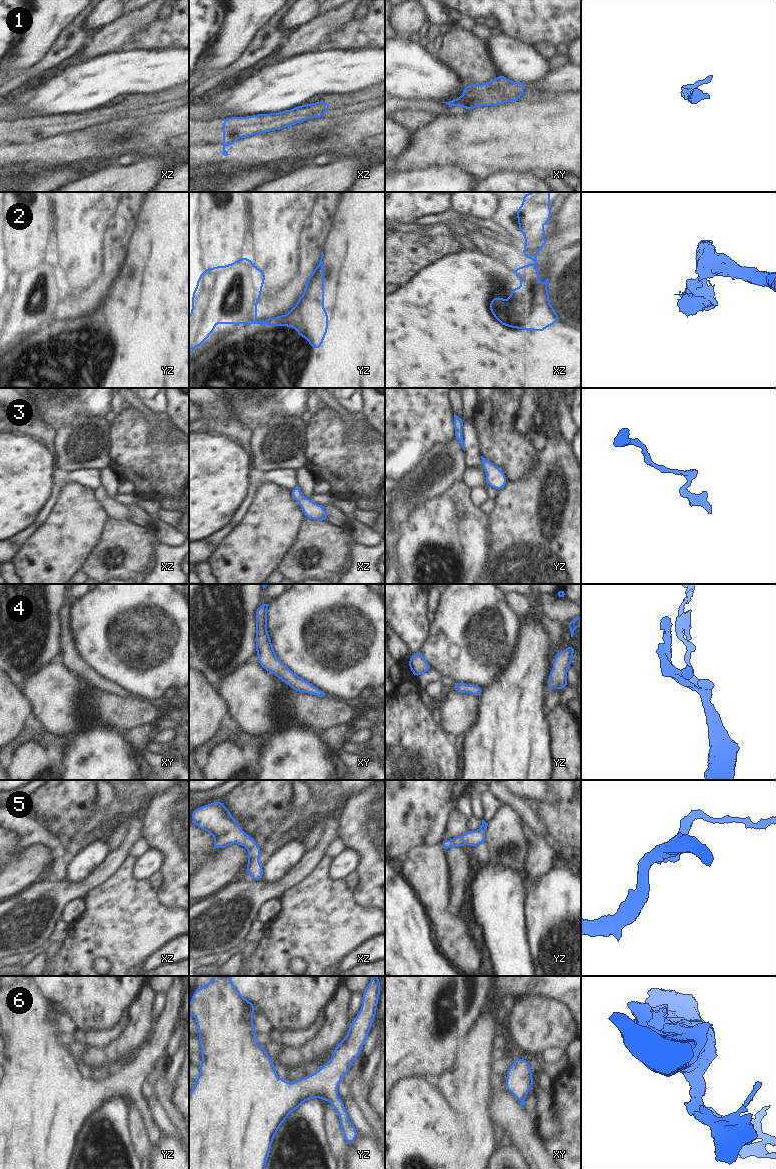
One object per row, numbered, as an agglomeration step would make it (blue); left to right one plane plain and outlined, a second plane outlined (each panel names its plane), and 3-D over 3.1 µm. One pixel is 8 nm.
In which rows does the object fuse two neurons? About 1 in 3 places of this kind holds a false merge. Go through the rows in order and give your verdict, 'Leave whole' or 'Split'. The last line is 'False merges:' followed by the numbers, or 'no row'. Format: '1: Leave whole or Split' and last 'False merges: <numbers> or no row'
1: Leave whole
2: Split
3: Leave whole
4: Leave whole
5: Leave whole
6: Leave whole
False merges: 2

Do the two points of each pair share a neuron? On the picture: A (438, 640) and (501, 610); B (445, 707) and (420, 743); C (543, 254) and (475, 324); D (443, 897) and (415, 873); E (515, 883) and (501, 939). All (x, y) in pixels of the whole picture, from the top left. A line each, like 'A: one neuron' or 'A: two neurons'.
A: one neuron
B: two neurons
C: one neuron
D: one neuron
E: one neuron

